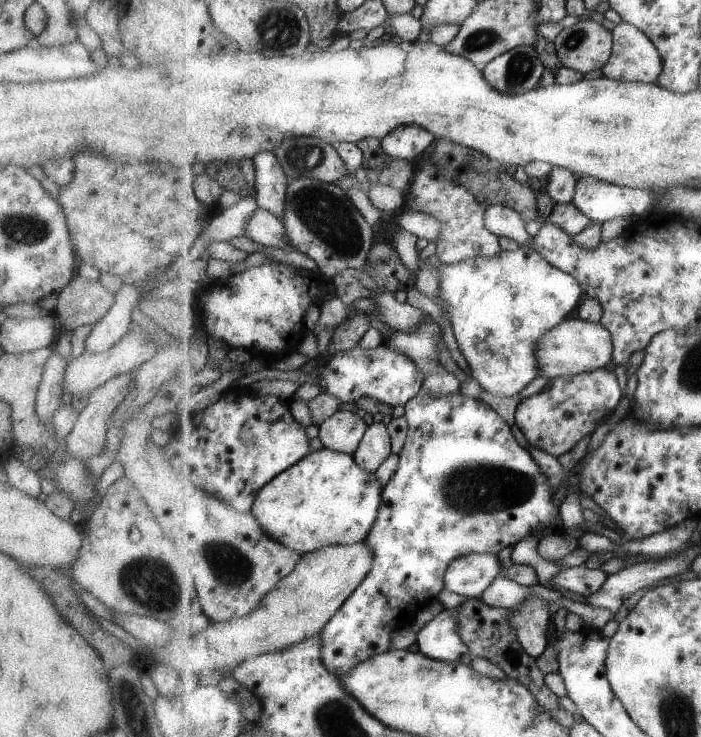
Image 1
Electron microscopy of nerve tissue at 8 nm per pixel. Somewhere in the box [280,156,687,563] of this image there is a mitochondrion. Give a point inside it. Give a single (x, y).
(468, 489)

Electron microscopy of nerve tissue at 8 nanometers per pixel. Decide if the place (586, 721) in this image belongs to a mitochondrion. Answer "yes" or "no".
no

